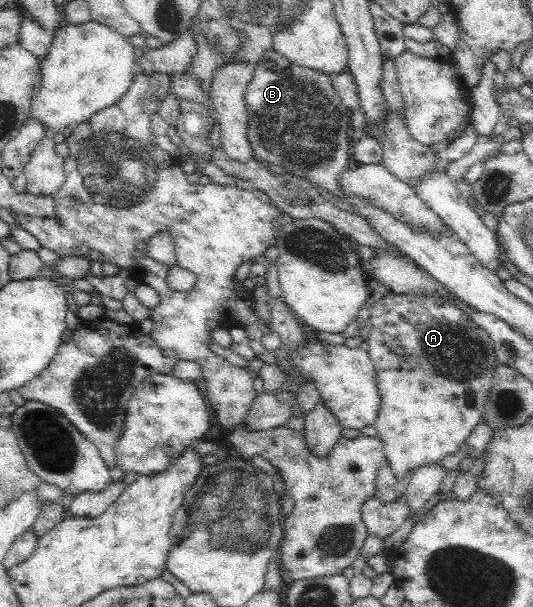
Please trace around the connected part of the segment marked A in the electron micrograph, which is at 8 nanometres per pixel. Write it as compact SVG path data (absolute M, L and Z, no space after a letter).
M391 293L384 295L378 301L370 302L371 316L370 316L370 330L366 335L365 342L367 345L367 354L373 362L378 391L380 392L380 409L376 421L373 426L377 430L377 437L384 444L384 455L386 461L390 464L392 471L401 477L402 475L411 474L418 466L422 464L431 464L440 462L447 455L452 455L459 450L460 445L466 441L468 436L473 432L477 423L482 421L484 415L484 405L486 405L488 393L491 390L493 382L493 373L495 368L499 365L494 351L494 342L490 339L490 334L480 324L477 324L468 316L464 314L462 308L456 306L456 303L448 302L446 298L440 296L423 296L410 293Z

